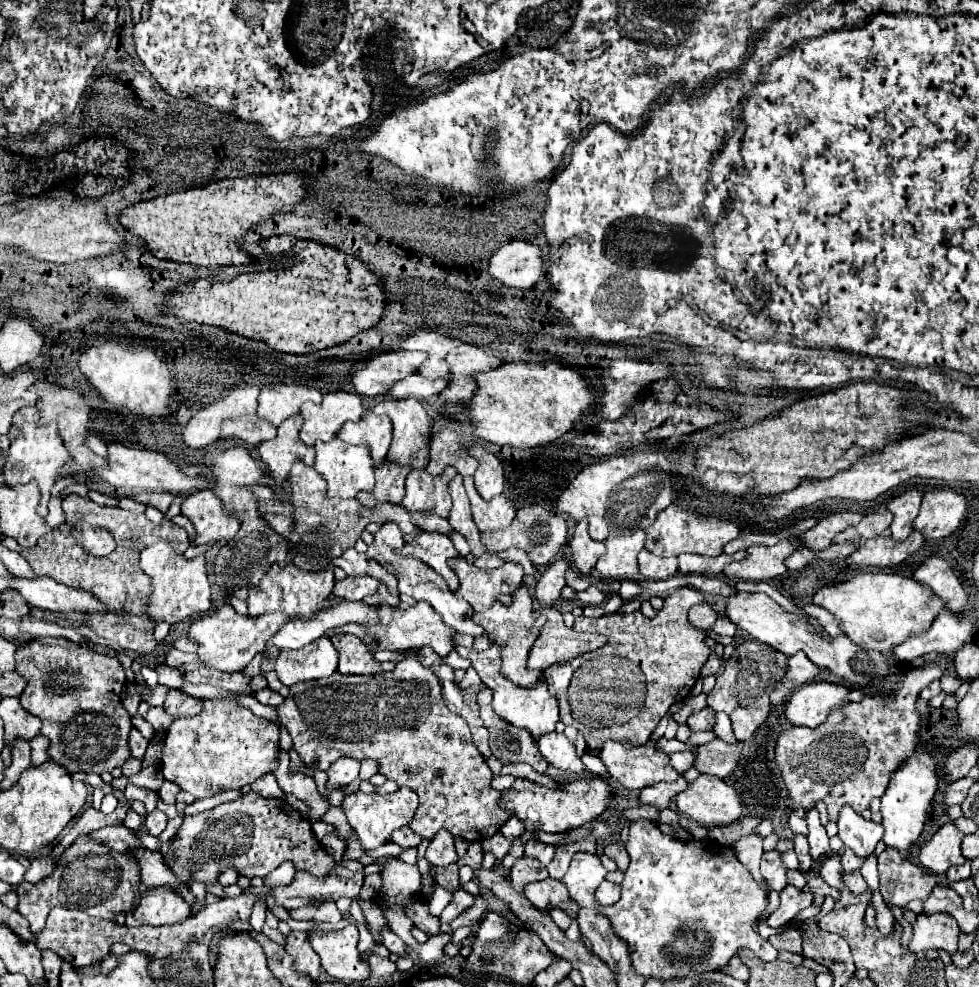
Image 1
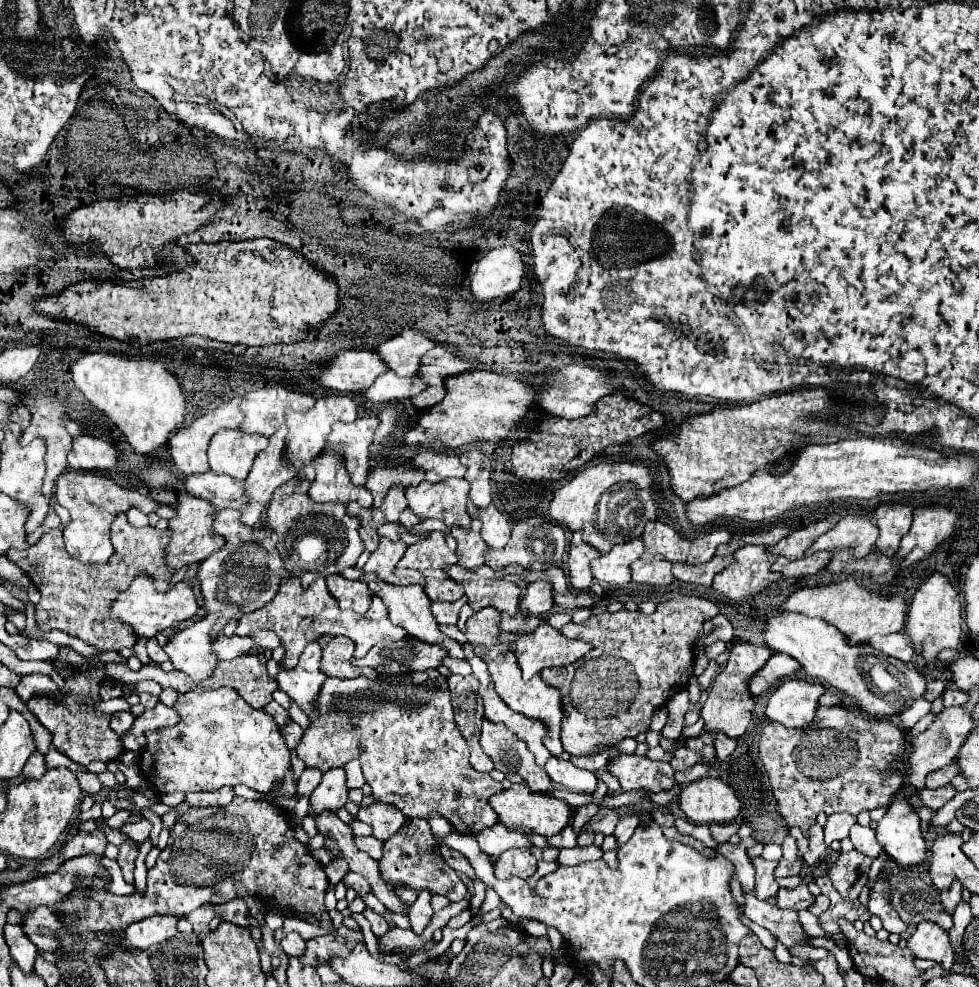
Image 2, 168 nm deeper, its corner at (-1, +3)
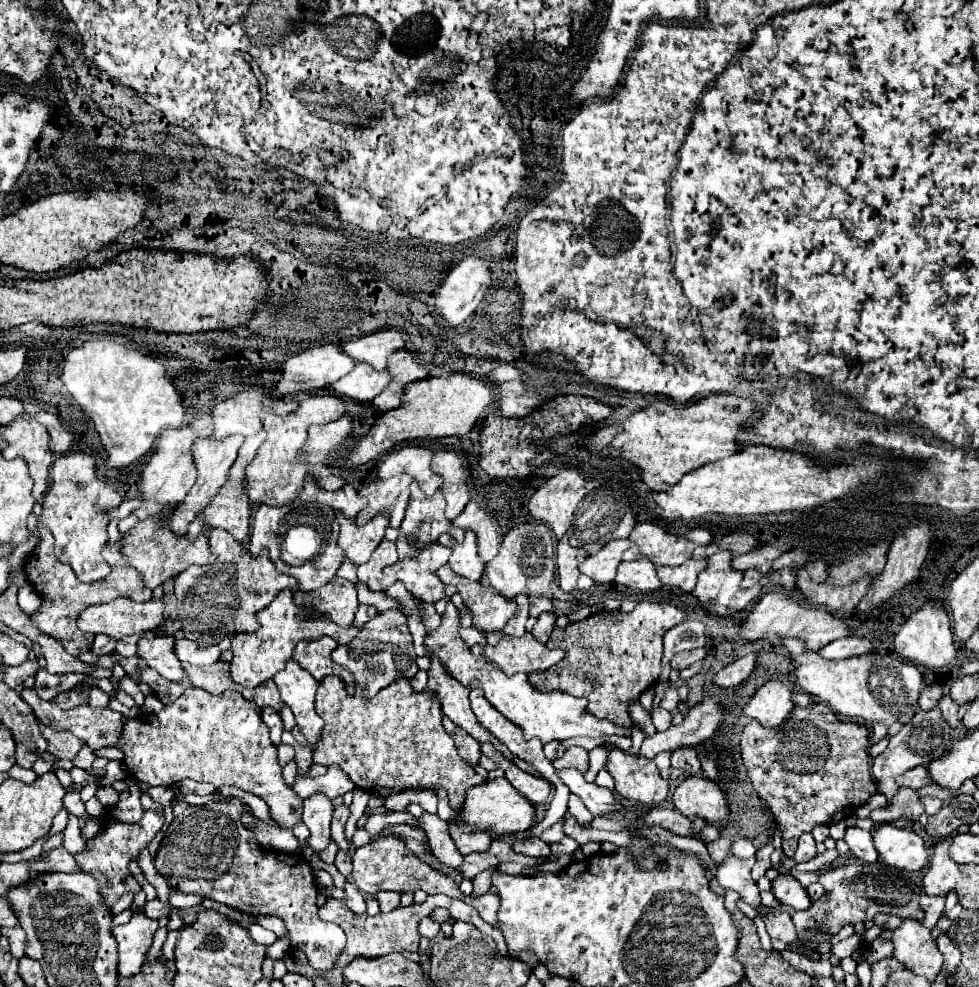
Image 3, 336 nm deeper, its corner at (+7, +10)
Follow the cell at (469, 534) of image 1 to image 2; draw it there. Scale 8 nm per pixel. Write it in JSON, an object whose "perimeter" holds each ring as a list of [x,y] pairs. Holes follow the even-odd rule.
{"perimeter":[[[473,521],[471,531],[463,531],[459,527],[451,529],[451,535],[457,541],[457,555],[459,555],[459,563],[469,569],[475,571],[477,567],[485,565],[485,553],[487,553],[487,545],[481,539],[481,523]]]}

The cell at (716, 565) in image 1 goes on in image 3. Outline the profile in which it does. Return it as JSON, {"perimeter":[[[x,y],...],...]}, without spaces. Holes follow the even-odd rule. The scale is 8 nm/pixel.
{"perimeter":[[[689,560],[681,566],[659,566],[657,576],[665,586],[677,586],[685,592],[691,592],[699,572],[707,568],[707,560]]]}

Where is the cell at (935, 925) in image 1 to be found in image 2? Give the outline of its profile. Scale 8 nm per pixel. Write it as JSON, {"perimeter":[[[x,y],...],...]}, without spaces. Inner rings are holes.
{"perimeter":[[[921,921],[917,925],[915,933],[907,939],[907,947],[919,959],[937,961],[945,971],[949,971],[955,963],[955,953],[947,931],[939,929],[939,925],[931,921]]]}

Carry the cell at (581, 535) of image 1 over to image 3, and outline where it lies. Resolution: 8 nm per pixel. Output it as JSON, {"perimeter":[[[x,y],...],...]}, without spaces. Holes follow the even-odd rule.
{"perimeter":[[[569,536],[557,542],[557,578],[559,578],[559,586],[563,592],[575,590],[577,578],[579,578],[577,558],[583,558],[583,556],[585,556],[585,550],[571,546]]]}

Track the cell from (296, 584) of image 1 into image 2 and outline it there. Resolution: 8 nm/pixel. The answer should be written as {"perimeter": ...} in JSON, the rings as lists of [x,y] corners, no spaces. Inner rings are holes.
{"perimeter":[[[295,577],[281,583],[275,599],[269,605],[265,605],[263,609],[259,609],[255,613],[247,613],[239,619],[235,635],[247,637],[249,633],[253,633],[257,629],[273,629],[277,633],[277,637],[281,637],[281,647],[285,649],[285,657],[279,665],[283,669],[293,669],[299,661],[299,655],[307,647],[307,643],[317,641],[323,633],[349,637],[355,643],[355,657],[365,657],[367,651],[381,641],[391,643],[391,641],[407,639],[405,629],[393,625],[389,619],[369,621],[369,619],[357,616],[351,610],[341,611],[337,605],[337,599],[333,599],[329,595],[329,591],[325,587],[325,579],[315,579],[315,583],[307,591],[301,587],[299,579],[295,579]]]}

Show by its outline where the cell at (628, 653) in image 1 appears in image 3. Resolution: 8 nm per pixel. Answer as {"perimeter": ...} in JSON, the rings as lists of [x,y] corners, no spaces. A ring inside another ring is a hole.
{"perimeter":[[[639,602],[633,612],[599,612],[591,614],[585,620],[569,622],[565,628],[555,626],[553,634],[547,642],[547,646],[565,646],[567,656],[549,670],[543,672],[531,672],[529,680],[539,690],[563,690],[573,696],[583,696],[589,700],[589,714],[597,718],[607,718],[611,722],[617,722],[623,728],[633,726],[633,720],[629,716],[629,706],[639,702],[641,692],[651,688],[659,676],[661,676],[661,658],[663,658],[663,636],[669,628],[681,624],[685,620],[685,612],[677,608],[671,602]],[[591,668],[595,668],[595,676],[587,678],[591,674]]]}

